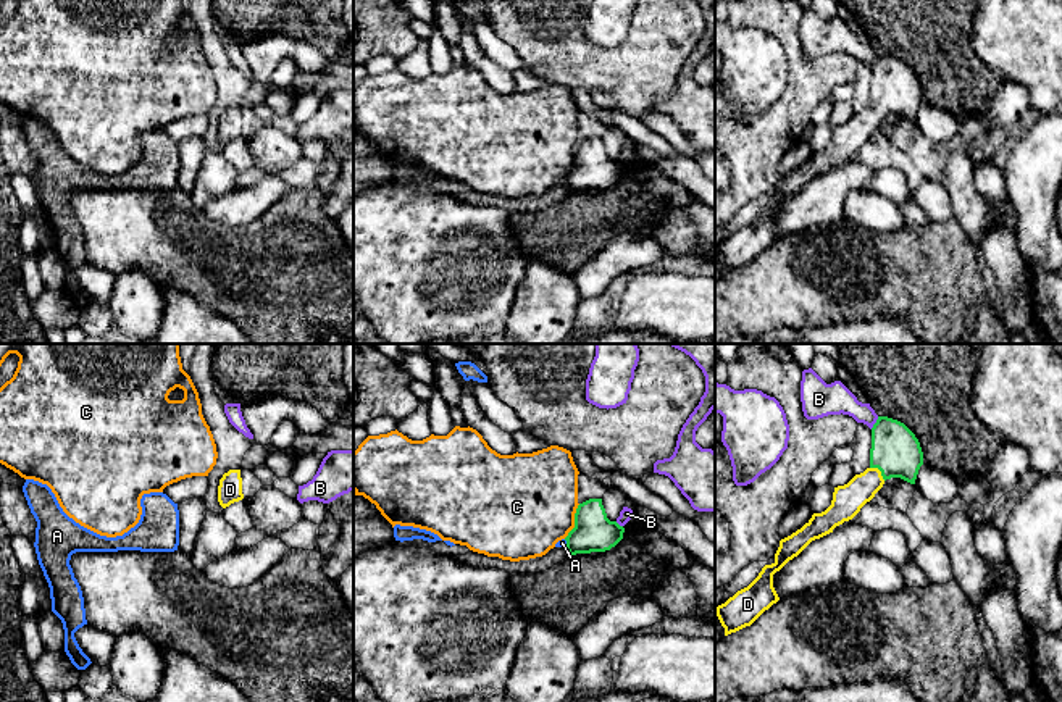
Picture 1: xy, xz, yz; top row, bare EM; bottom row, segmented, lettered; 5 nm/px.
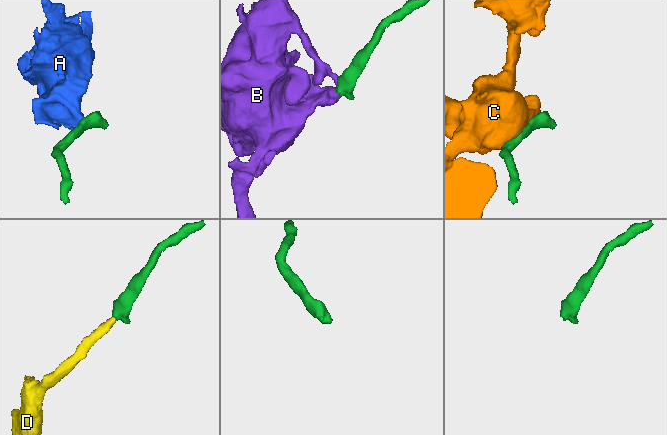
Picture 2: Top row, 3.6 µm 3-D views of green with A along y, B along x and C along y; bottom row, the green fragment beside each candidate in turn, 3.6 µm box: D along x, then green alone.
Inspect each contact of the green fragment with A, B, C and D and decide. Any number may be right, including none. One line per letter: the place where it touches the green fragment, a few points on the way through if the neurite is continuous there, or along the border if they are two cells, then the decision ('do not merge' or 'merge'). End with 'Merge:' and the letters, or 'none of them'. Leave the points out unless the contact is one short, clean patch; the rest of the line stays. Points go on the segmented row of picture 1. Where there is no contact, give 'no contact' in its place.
A: xz (567, 543) | along xz (564, 539), (567, 546) | do not merge
B: yz (875, 423) | along yz (878, 417), (870, 428) | do not merge
C: xz (575, 522) | do not merge
D: yz (880, 470) | across yz (896, 452), (880, 470), (848, 499) | merge
Merge: D

